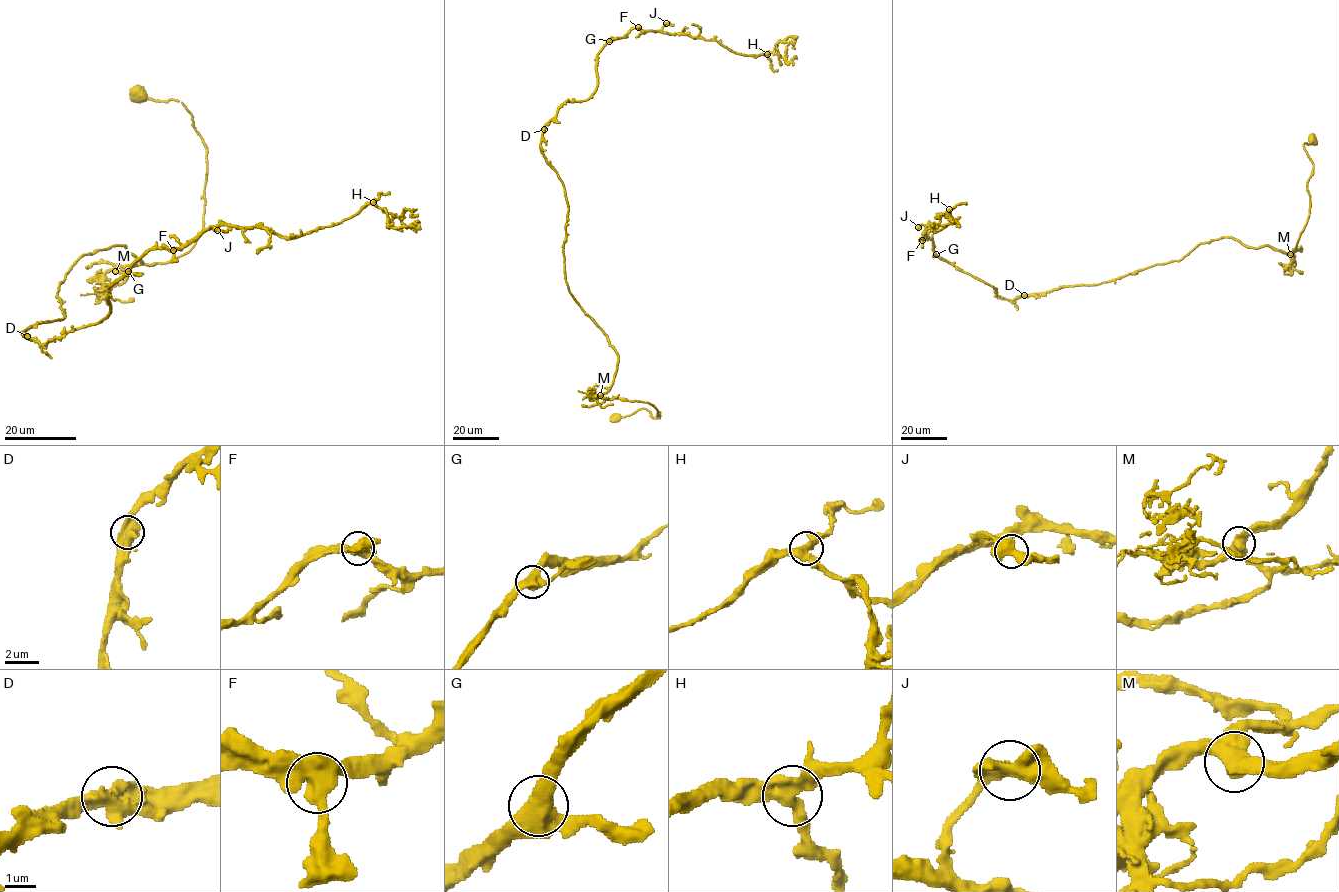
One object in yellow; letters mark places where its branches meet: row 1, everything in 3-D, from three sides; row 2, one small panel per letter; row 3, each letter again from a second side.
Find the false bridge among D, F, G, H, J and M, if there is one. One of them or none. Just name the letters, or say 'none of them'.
none of them

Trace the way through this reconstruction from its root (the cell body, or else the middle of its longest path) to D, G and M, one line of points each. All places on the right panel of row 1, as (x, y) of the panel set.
D: (1313, 138), (1303, 144), (1313, 166), (1309, 215), (1289, 254), (1222, 237), (1178, 261), (1106, 282), (1024, 295)
G: (1313, 138), (1303, 144), (1313, 166), (1309, 215), (1289, 254), (1222, 237), (1178, 261), (1013, 300), (936, 254)
M: (1313, 138), (1310, 143), (1303, 144), (1313, 166), (1307, 184), (1309, 215), (1296, 248), (1290, 254)

